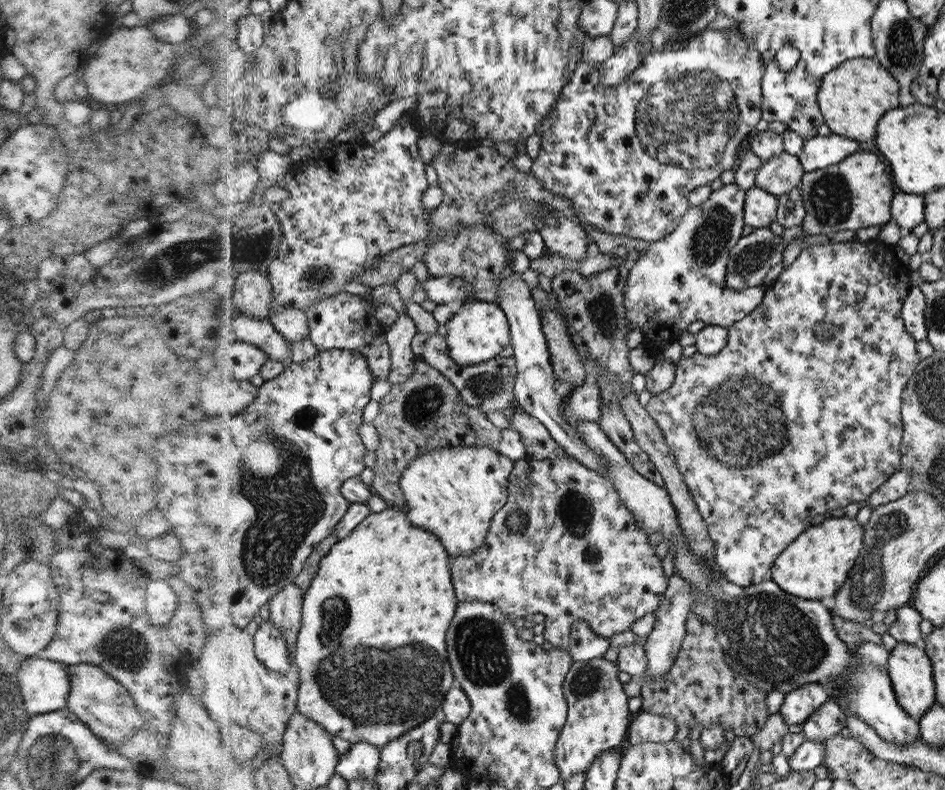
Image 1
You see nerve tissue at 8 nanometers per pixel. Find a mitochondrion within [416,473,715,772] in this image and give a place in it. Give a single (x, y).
(480, 649)

